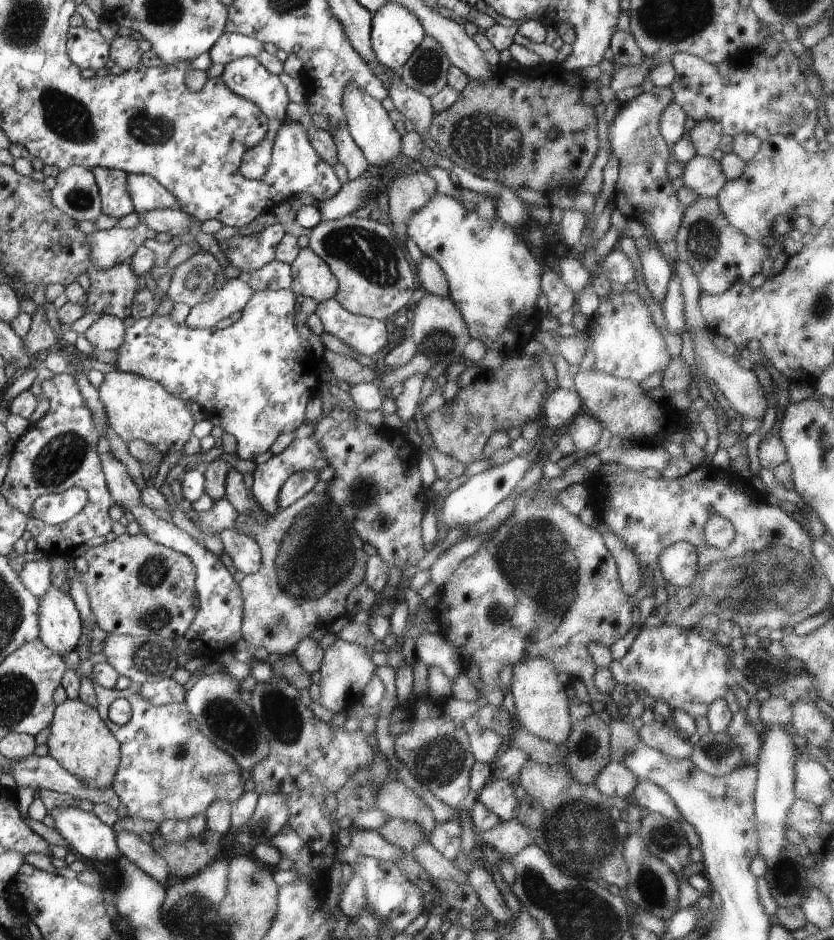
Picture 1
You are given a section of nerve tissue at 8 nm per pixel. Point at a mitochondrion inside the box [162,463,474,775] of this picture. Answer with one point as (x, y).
(305, 568)

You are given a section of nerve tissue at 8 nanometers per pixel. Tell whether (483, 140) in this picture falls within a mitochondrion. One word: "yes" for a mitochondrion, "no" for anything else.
yes

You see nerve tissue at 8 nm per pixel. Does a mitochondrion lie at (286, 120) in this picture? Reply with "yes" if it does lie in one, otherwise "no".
no

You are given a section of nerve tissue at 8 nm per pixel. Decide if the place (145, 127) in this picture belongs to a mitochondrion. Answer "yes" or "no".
yes

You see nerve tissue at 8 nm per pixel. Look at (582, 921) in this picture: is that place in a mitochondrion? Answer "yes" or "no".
yes

